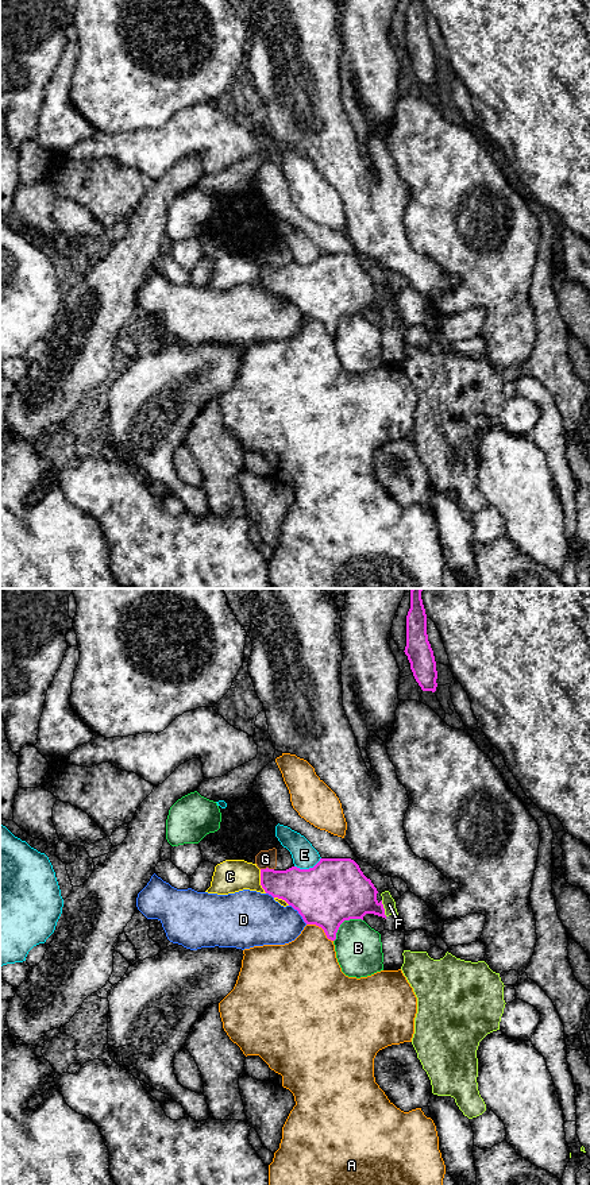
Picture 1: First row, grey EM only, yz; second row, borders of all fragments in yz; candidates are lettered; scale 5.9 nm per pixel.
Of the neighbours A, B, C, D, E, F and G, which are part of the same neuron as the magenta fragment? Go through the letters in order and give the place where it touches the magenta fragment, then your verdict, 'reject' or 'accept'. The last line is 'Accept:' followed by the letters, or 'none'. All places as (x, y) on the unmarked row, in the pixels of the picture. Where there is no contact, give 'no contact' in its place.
A: meets magenta in yz at (322, 323); reject
B: meets magenta in yz at (343, 316); reject
C: meets magenta in yz at (261, 277); reject
D: meets magenta in yz at (299, 308); reject
E: meets magenta in yz at (309, 263); reject
F: meets magenta in yz at (384, 304); reject
G: meets magenta in yz at (266, 263); reject
Accept: none

